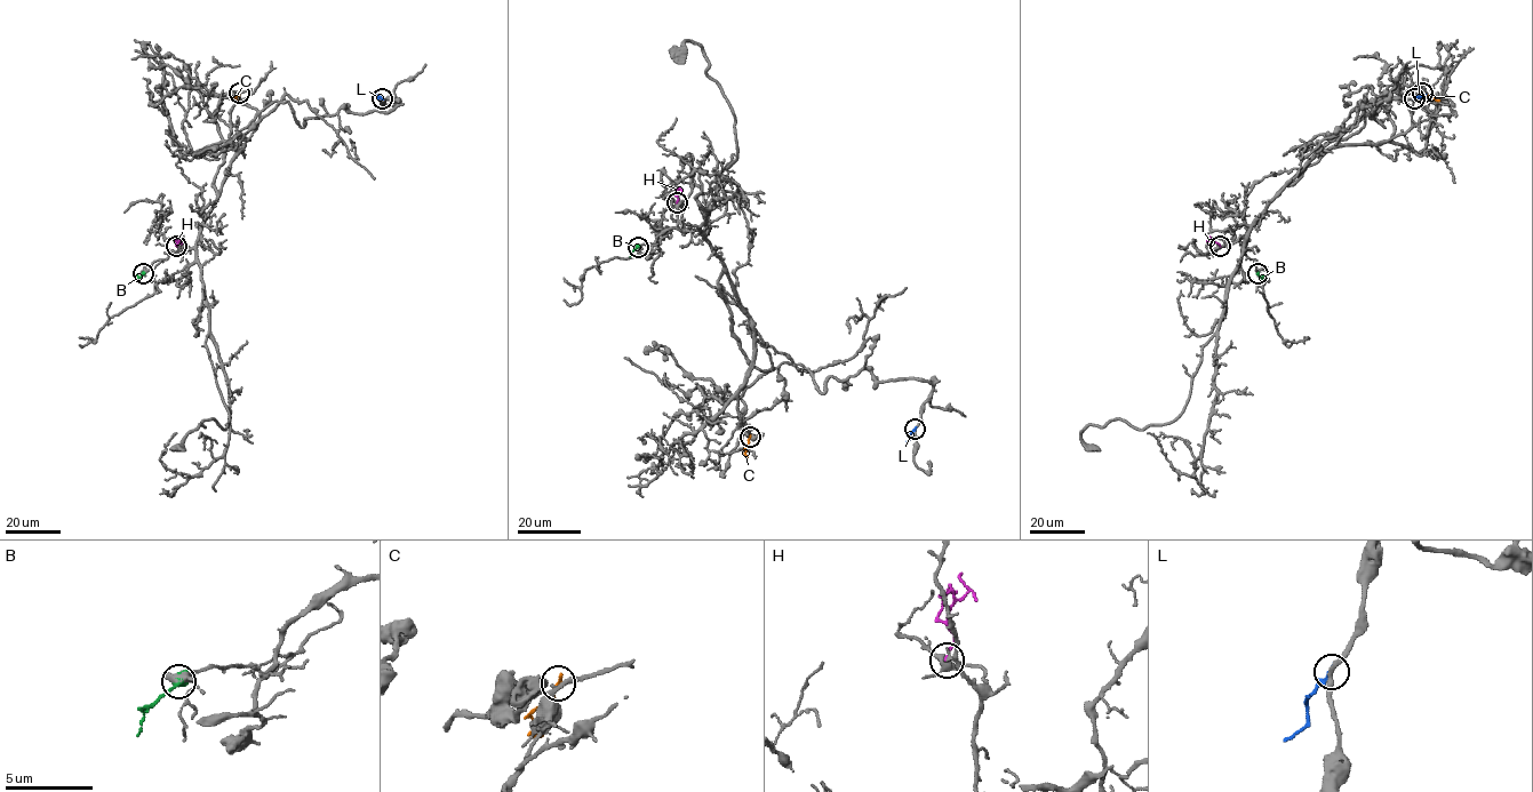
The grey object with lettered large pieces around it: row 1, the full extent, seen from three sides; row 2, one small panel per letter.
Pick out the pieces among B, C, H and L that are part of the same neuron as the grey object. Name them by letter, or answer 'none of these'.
B, H

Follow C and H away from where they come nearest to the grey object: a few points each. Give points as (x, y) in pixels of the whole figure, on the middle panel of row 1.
C: (750, 437), (744, 447), (748, 457)
H: (677, 202), (679, 188)

